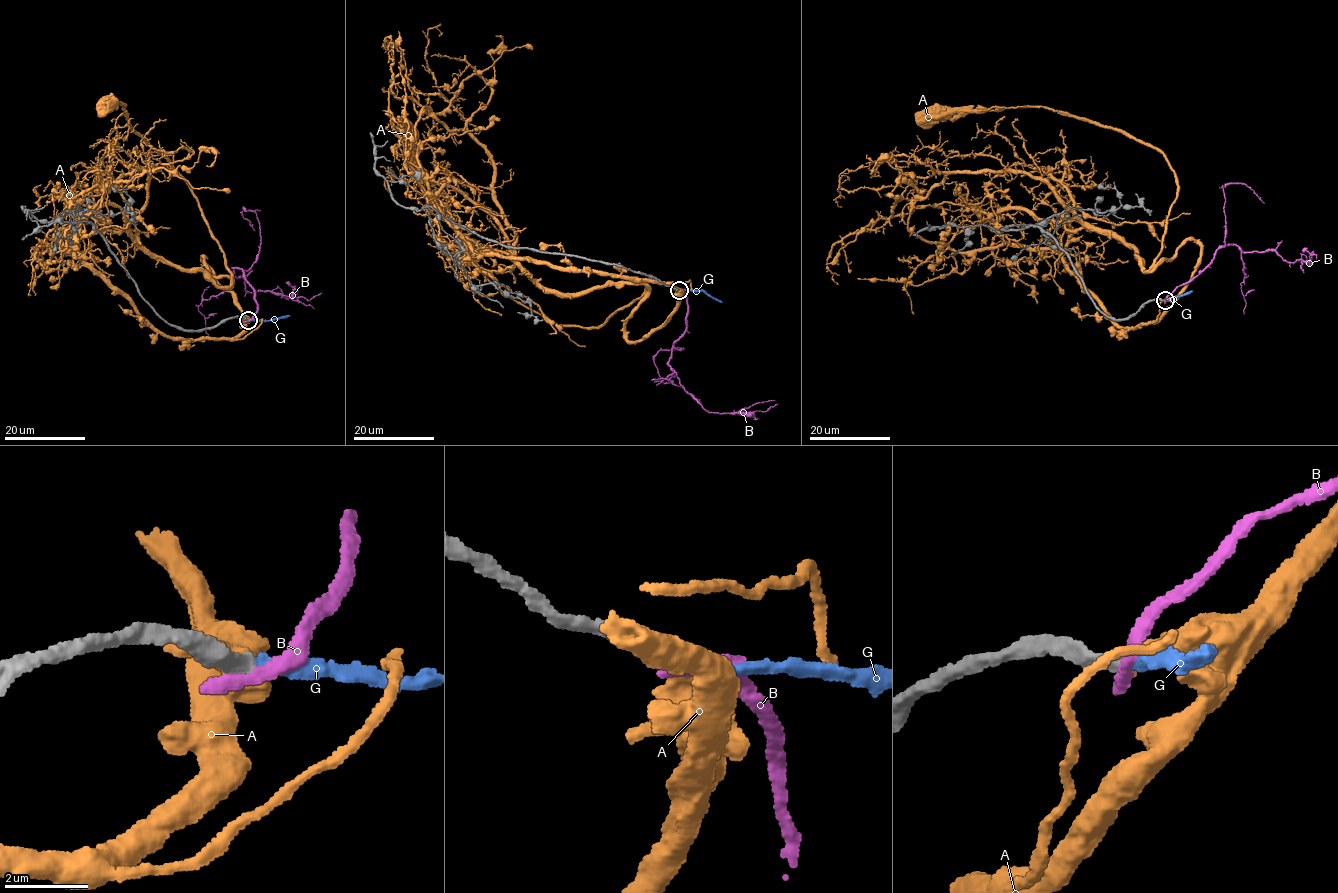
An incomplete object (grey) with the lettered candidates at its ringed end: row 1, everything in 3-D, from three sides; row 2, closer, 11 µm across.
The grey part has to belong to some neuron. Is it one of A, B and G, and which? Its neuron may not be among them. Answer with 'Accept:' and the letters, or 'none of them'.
Accept: G

